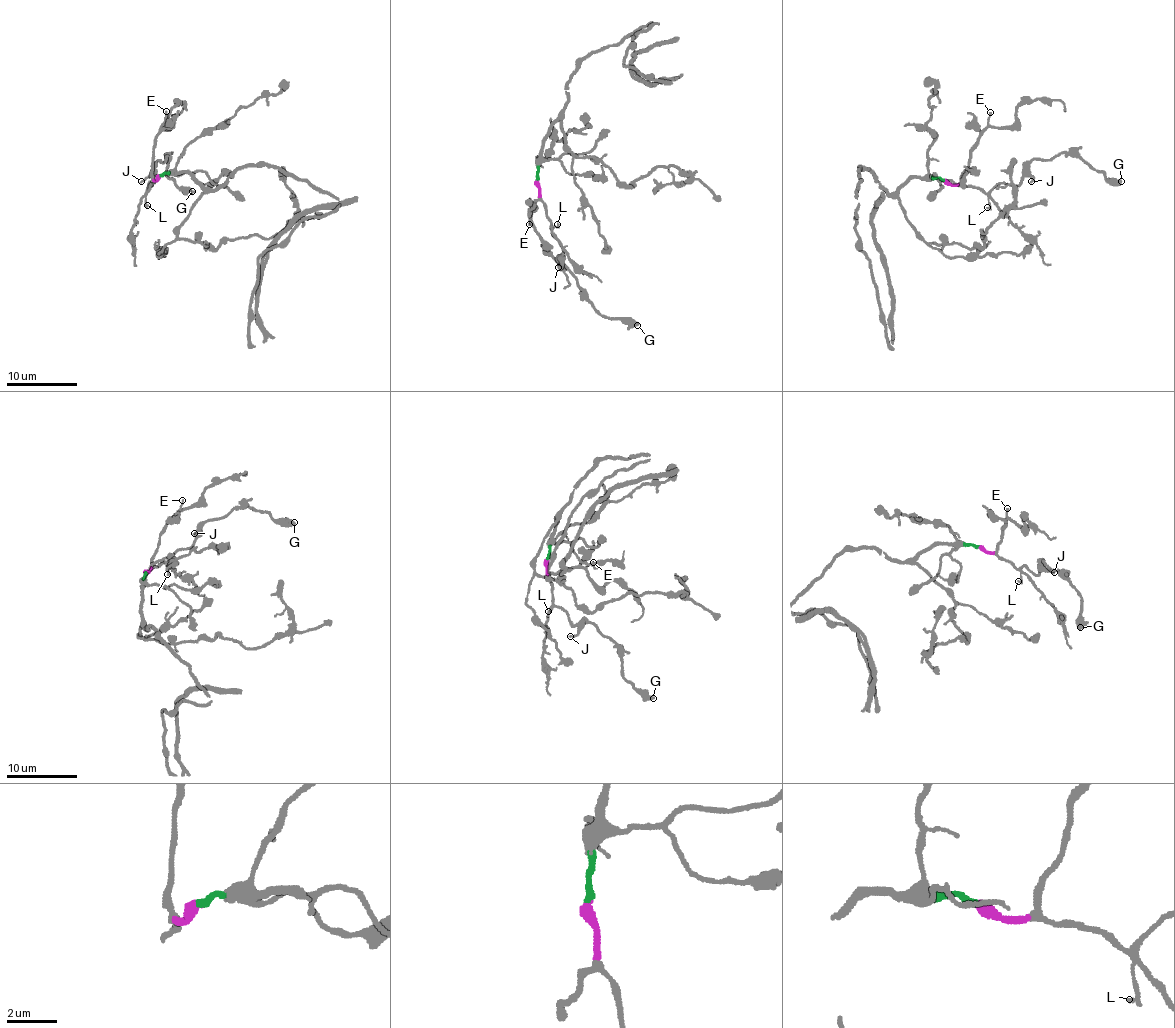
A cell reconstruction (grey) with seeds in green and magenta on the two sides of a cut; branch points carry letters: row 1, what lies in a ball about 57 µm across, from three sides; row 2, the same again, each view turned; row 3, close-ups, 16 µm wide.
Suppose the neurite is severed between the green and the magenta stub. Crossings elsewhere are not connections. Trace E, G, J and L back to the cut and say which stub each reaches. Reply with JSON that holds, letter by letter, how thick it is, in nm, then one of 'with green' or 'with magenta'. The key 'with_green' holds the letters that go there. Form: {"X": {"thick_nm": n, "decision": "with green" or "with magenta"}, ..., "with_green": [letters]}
{"E": {"thick_nm": 140, "decision": "with magenta"}, "G": {"thick_nm": 460, "decision": "with magenta"}, "J": {"thick_nm": 160, "decision": "with magenta"}, "L": {"thick_nm": 160, "decision": "with magenta"}, "with_green": []}

